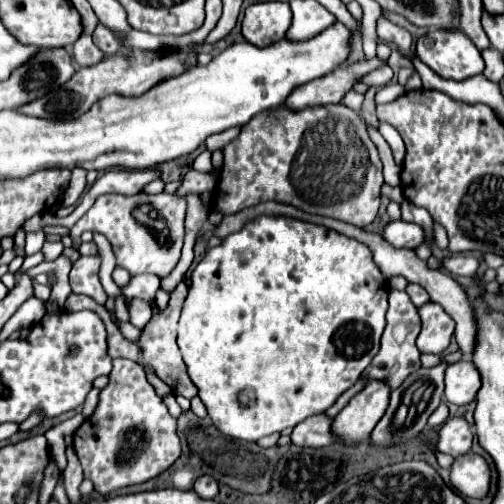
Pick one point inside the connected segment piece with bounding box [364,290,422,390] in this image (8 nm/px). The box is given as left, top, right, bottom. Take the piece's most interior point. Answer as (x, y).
(398, 356)

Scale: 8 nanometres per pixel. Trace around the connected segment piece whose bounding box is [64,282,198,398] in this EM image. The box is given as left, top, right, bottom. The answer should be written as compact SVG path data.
M184 282L178 284L178 288L170 294L170 302L166 306L166 310L162 314L158 314L156 310L156 304L152 304L152 320L146 324L146 328L142 330L142 338L140 338L140 344L134 344L130 340L126 340L122 336L122 332L118 330L116 324L110 324L110 314L104 306L96 304L92 298L88 296L78 296L78 294L70 294L70 298L66 300L66 310L68 312L80 312L80 310L92 310L92 312L98 312L98 316L102 318L104 326L106 326L106 332L108 332L108 354L110 358L130 358L138 364L148 364L154 368L154 372L174 390L174 394L182 394L186 398L194 398L198 396L198 388L192 384L192 380L188 378L188 370L186 370L186 364L180 356L180 350L178 350L178 344L176 344L176 330L178 330L178 320L180 320L180 312L182 312L182 304L186 300L186 294L188 294L188 286Z

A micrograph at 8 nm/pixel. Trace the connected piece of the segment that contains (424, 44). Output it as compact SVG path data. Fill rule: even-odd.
M430 30L418 40L416 54L442 78L466 80L484 70L480 50L466 34L458 30Z

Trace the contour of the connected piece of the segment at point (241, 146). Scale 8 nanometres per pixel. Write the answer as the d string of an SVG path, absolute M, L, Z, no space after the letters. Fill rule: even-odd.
M334 104L334 138L332 138L332 118L330 118L330 110L326 106L316 106L316 108L306 108L304 112L288 112L284 108L278 108L278 112L274 110L266 110L266 112L260 112L256 118L252 118L252 122L248 122L248 126L242 126L240 134L224 148L224 166L222 166L222 172L220 172L220 178L218 178L218 186L216 186L216 194L214 194L214 208L218 208L220 212L240 212L248 206L256 206L258 202L264 202L264 200L276 200L276 202L284 202L284 204L292 204L308 214L318 214L318 216L328 216L328 218L334 218L334 220L340 220L340 222L346 222L346 224L352 224L352 226L358 226L358 228L364 228L368 226L376 214L378 214L378 206L380 206L380 188L384 184L384 176L382 176L382 162L378 158L378 150L376 146L372 144L362 120L356 116L356 112L352 112L350 108L342 106L342 104Z

